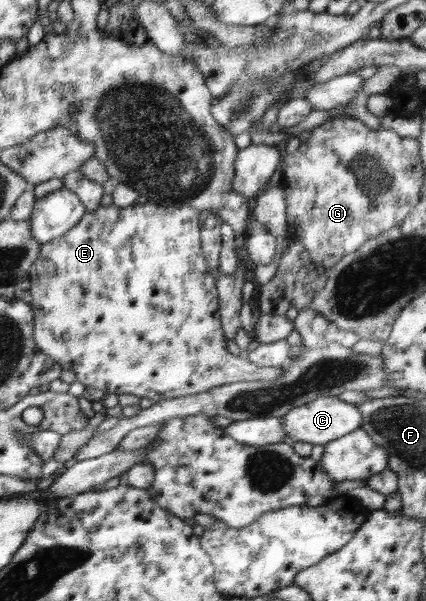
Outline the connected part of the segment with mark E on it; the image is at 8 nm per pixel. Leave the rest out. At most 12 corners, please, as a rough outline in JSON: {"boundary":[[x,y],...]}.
{"boundary":[[86,211],[27,274],[39,350],[157,403],[227,350],[200,211]]}

